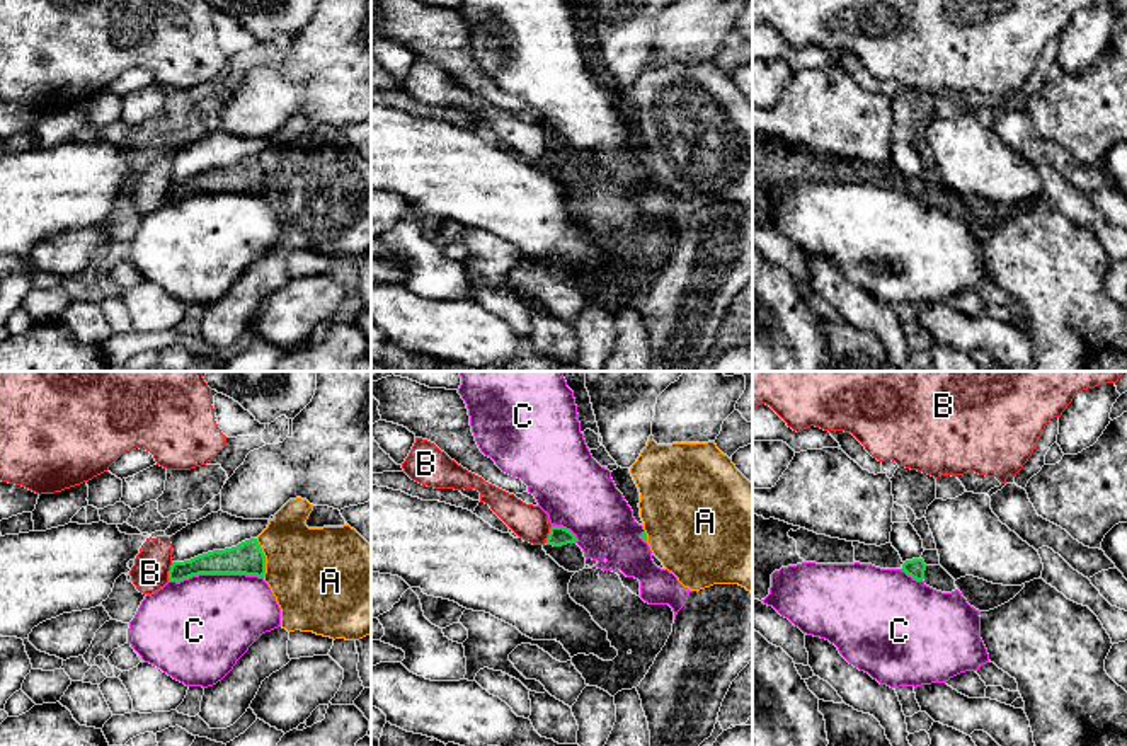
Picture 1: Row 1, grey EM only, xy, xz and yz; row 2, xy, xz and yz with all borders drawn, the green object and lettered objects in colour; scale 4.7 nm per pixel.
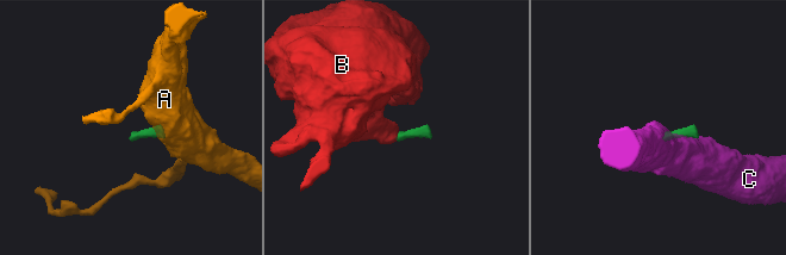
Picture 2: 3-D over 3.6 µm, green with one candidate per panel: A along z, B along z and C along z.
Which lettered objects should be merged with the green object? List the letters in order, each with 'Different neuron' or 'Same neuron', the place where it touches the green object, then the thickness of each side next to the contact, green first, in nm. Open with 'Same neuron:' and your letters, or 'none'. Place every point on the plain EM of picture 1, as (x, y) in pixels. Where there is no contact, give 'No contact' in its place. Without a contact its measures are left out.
Same neuron: none
A: Different neuron. Touches green at xy (264, 176). Thickness 160 nm (green) against 440 nm
B: Different neuron. Touches green at xy (169, 189). Thickness 110 nm (green) against 170 nm
C: Different neuron. Touches green at xy (215, 191). Thickness 160 nm (green) against 460 nm

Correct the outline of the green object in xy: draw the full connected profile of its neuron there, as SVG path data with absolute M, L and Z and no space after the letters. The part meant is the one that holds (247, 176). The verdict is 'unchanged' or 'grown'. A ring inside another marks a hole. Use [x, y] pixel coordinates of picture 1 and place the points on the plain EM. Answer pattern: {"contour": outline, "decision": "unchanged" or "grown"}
{"contour": "M250 157L232 167L213 169L184 181L172 181L169 199L180 201L199 192L245 192L264 196L266 174L257 157Z", "decision": "unchanged"}

